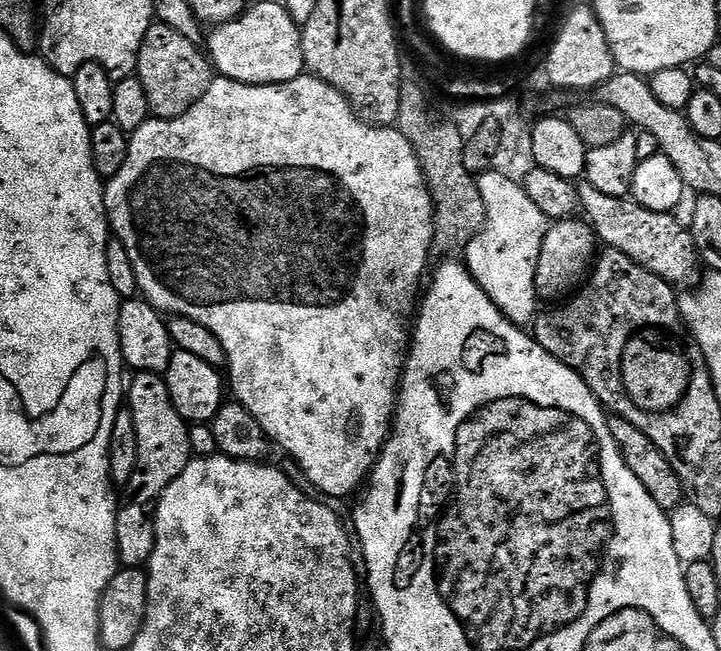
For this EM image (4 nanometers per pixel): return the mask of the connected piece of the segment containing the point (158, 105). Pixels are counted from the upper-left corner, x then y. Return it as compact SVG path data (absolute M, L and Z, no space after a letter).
M159 22L153 23L152 29L146 34L136 58L134 76L145 91L149 113L155 119L173 120L186 114L186 110L190 110L190 106L194 106L194 102L198 102L198 98L202 98L202 94L206 94L212 85L214 69L207 55L192 44L189 37Z

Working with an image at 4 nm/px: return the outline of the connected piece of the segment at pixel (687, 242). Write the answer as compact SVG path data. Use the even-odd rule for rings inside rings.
M590 187L583 191L584 196L582 192L578 200L582 212L584 208L583 219L595 232L595 239L601 245L604 243L605 249L626 254L626 258L677 289L687 289L697 281L697 248L689 229L679 225L673 213L646 210L631 198L607 196Z

